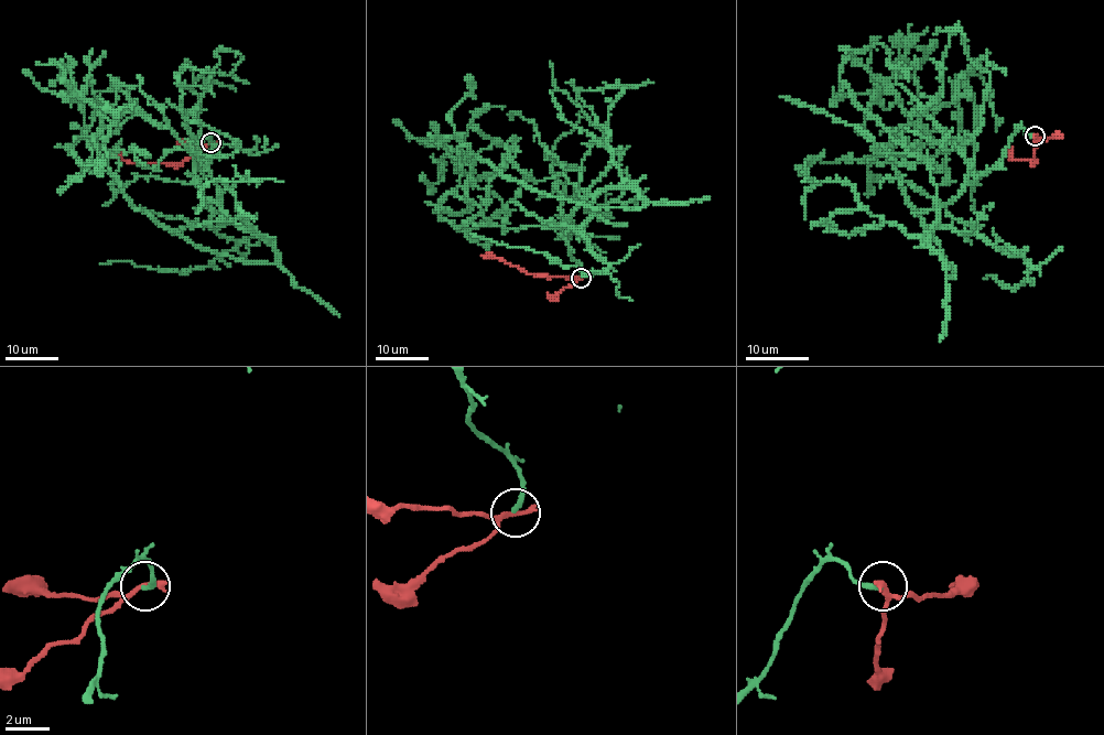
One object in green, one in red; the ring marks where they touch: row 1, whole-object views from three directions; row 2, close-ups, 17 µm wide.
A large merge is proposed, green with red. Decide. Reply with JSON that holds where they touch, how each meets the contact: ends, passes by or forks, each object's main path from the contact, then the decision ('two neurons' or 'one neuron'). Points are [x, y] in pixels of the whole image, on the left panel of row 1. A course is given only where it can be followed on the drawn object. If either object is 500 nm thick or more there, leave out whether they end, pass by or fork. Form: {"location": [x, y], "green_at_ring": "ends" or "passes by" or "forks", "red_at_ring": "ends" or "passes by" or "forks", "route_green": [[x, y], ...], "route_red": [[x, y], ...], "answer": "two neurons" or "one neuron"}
{"location": [210, 142], "green_at_ring": "ends", "red_at_ring": "passes by", "route_green": [[210, 142], [194, 181], [272, 263], [131, 203], [99, 128], [136, 111], [118, 89], [95, 93], [109, 138]], "route_red": [[210, 142], [181, 163], [127, 162], [111, 153]], "answer": "two neurons"}

